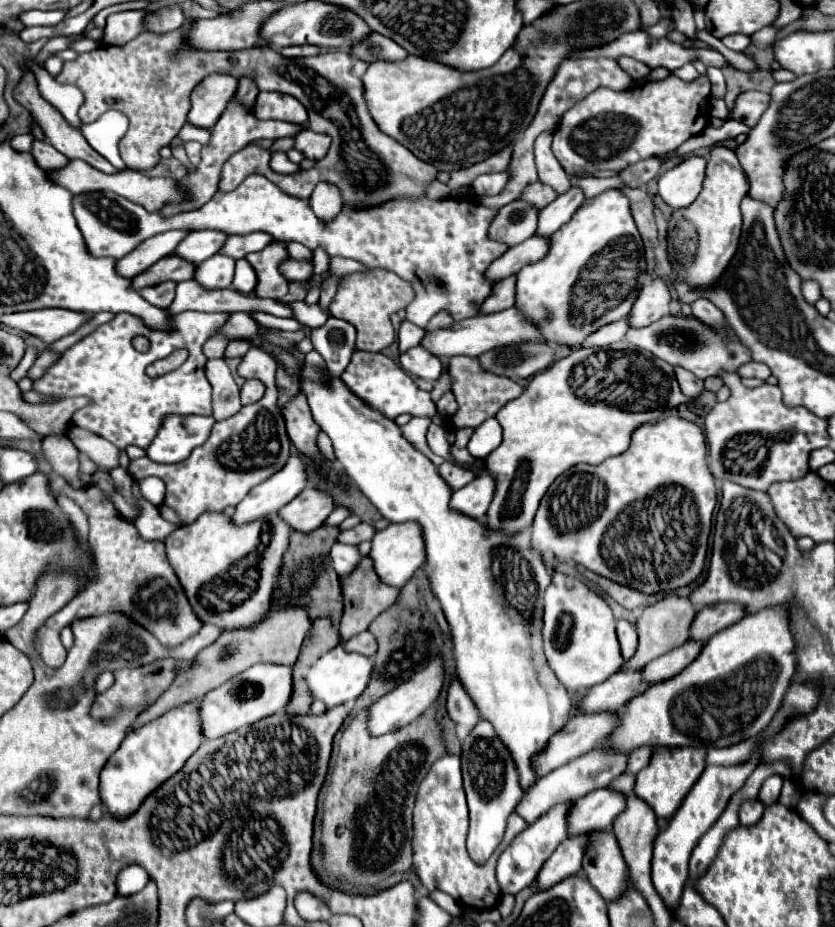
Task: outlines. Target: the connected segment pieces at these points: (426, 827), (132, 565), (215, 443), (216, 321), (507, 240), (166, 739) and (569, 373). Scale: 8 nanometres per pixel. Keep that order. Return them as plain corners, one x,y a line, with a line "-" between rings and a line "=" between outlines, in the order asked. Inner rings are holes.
443,755
433,763
431,771
419,784
412,821
412,867
419,875
421,883
429,891
439,889
449,893
459,905
469,905
473,909
495,907
501,895
495,879
495,863
499,855
505,851
505,847
515,839
515,835
519,835
527,827
527,823
523,823
523,819
517,813
511,813
507,821
505,839
499,843
499,847
493,851
487,863
477,865
467,855
467,847
465,847
469,811
467,811
463,781
461,781
461,761
457,755
=
51,475
49,483
55,497
65,493
69,499
79,503
79,507
87,515
89,545
95,559
95,577
83,591
79,591
69,603
65,603
63,609
53,613
33,637
35,649
49,667
57,669
65,662
67,650
62,645
60,632
79,617
91,617
95,613
101,615
105,611
119,609
141,623
145,629
149,629
159,639
159,643
169,649
181,645
203,627
203,623
191,611
183,587
179,585
179,579
165,557
163,541
143,541
135,525
123,521
113,503
97,487
89,485
83,491
71,491
59,475
=
251,347
241,363
237,365
237,373
245,379
261,379
265,383
265,395
253,405
241,407
241,411
229,419
217,421
213,425
211,437
197,447
185,461
173,465
153,463
149,457
141,457
131,461
129,473
135,479
143,479
155,475
165,481
167,487
167,507
173,509
183,523
193,523
199,515
207,511
223,511
225,507
235,507
251,487
263,483
279,469
285,467
291,443
285,431
285,421
281,411
277,409
277,387
275,387
275,359
263,351
261,347
=
183,311
175,317
169,319
171,329
151,329
143,323
143,319
139,319
137,315
127,315
127,313
119,313
115,315
113,321
99,325
93,333
89,333
87,337
83,337
81,341
77,341
75,345
71,345
47,371
41,379
33,381
33,391
45,395
49,401
61,401
67,397
77,397
77,395
87,395
91,397
91,405
83,407
79,411
75,411
71,425
73,427
83,427
99,437
105,437
107,441
111,441
115,447
119,447
121,451
127,449
129,445
137,445
141,449
147,449
149,443
155,439
163,419
167,415
211,415
211,385
205,377
205,355
201,351
201,345
215,335
217,331
223,329
223,325
227,323
229,313
201,313
201,311
-
135,335
145,335
151,341
151,347
147,353
139,353
133,345
131,339
-
173,349
187,349
189,357
183,363
183,367
179,367
177,371
171,371
163,377
151,379
145,369
147,365
151,365
157,359
167,357
=
521,199
513,201
497,211
487,231
489,239
501,241
507,247
523,243
525,239
535,235
537,215
539,215
539,209
535,205
=
197,701
175,707
161,715
159,719
127,735
121,747
109,757
101,771
99,795
105,813
109,813
115,819
127,819
127,815
133,815
141,807
143,799
147,799
157,787
161,787
171,775
175,775
179,767
185,765
185,761
199,749
201,741
203,735
199,727
=
617,341
605,347
581,347
569,357
553,363
547,371
537,373
523,391
523,395
513,401
507,401
495,415
499,419
499,425
503,427
503,441
485,459
481,459
483,465
459,463
451,455
451,445
441,425
429,425
427,443
435,455
443,457
449,463
467,467
475,475
481,475
481,471
491,471
491,477
495,479
495,495
485,515
485,527
489,531
517,535
533,523
541,497
563,471
579,463
599,465
605,459
623,453
629,447
631,433
639,425
663,417
669,409
685,401
687,397
681,393
673,367
669,363
657,359
655,355
651,355
651,351
643,351
641,347
635,347
627,341

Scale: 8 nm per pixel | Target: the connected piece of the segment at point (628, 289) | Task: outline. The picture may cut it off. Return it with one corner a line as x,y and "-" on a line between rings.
619,189
603,191
593,199
585,199
571,221
549,237
549,251
543,259
519,271
515,305
523,311
523,315
527,315
527,319
531,319
531,323
543,323
543,337
547,341
581,345
587,335
629,315
641,291
639,275
645,269
643,251
643,241
631,217
629,199

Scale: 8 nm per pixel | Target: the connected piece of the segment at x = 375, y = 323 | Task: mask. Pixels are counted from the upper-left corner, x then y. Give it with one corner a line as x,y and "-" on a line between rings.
367,269
365,273
351,273
339,281
337,295
333,299
333,317
349,321
357,329
357,349
381,351
393,343
396,330
391,315
405,309
415,297
410,282
387,269

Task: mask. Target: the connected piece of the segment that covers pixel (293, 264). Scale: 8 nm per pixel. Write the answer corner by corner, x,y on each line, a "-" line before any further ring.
287,257
281,265
279,265
279,271
283,277
287,277
289,281
305,281
307,277
313,275
313,261
297,261
297,259
291,259

